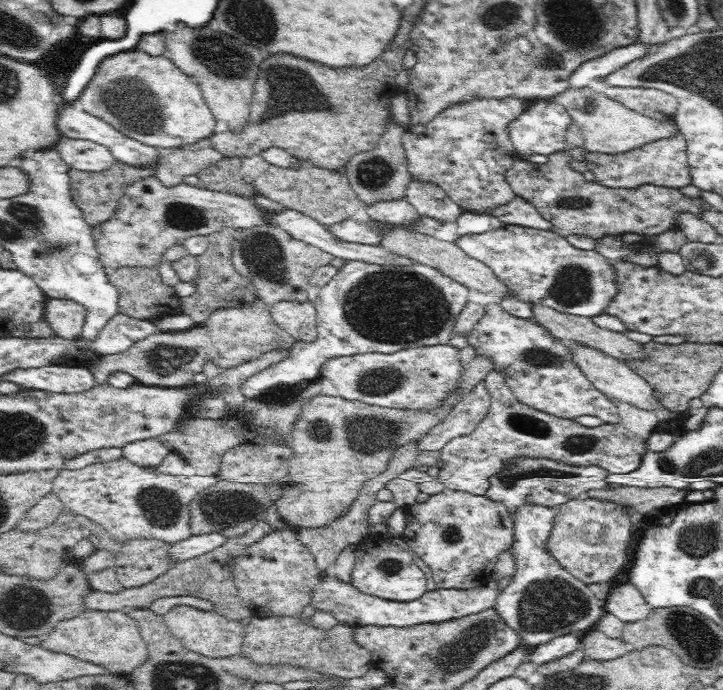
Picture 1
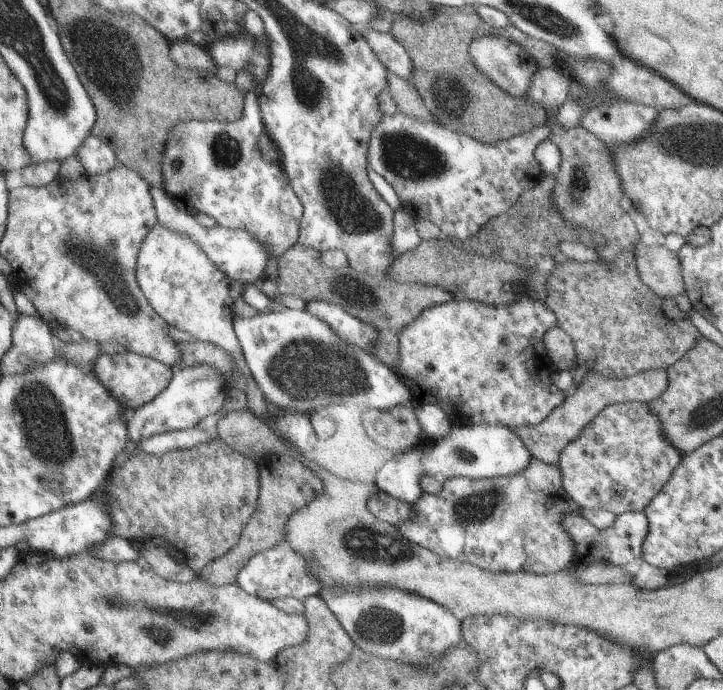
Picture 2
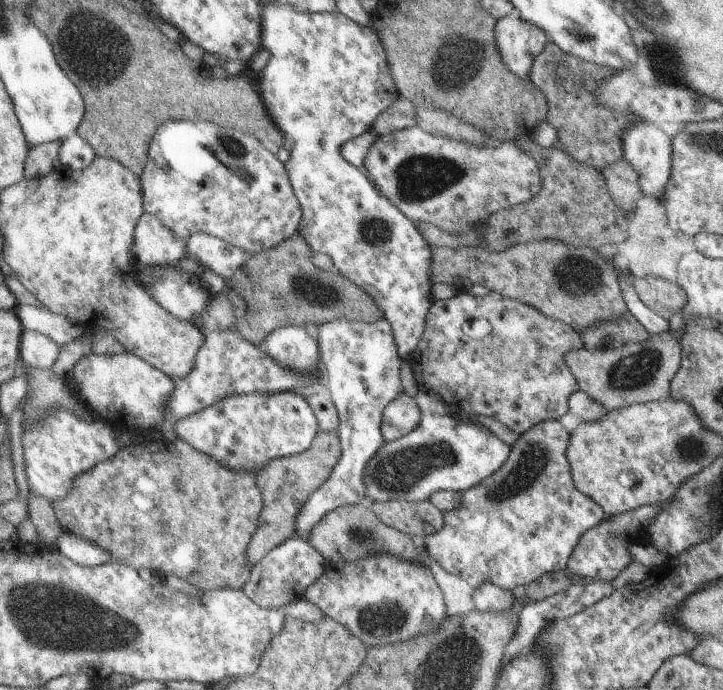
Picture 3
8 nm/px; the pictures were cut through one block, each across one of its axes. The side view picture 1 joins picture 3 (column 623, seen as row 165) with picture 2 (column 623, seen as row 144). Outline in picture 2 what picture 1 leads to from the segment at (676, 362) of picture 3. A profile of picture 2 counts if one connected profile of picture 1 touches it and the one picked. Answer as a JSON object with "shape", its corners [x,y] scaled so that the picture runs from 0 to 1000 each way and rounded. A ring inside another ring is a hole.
{"shape":[[[900,533],[893,539],[860,548],[841,549],[835,543],[811,541],[797,568],[783,575],[775,588],[769,588],[763,597],[747,614],[739,617],[705,619],[707,625],[723,636],[733,649],[736,661],[746,664],[754,671],[769,671],[780,648],[799,632],[799,628],[820,607],[831,594],[846,584],[887,583],[900,584],[909,578],[924,559],[923,533]]]}

